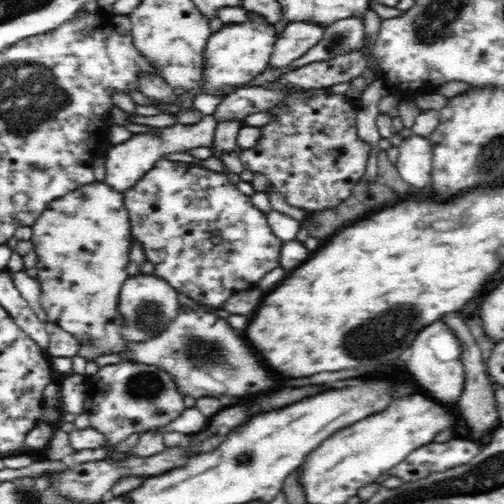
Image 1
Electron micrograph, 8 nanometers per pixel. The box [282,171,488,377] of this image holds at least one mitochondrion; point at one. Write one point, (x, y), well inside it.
(377, 335)

